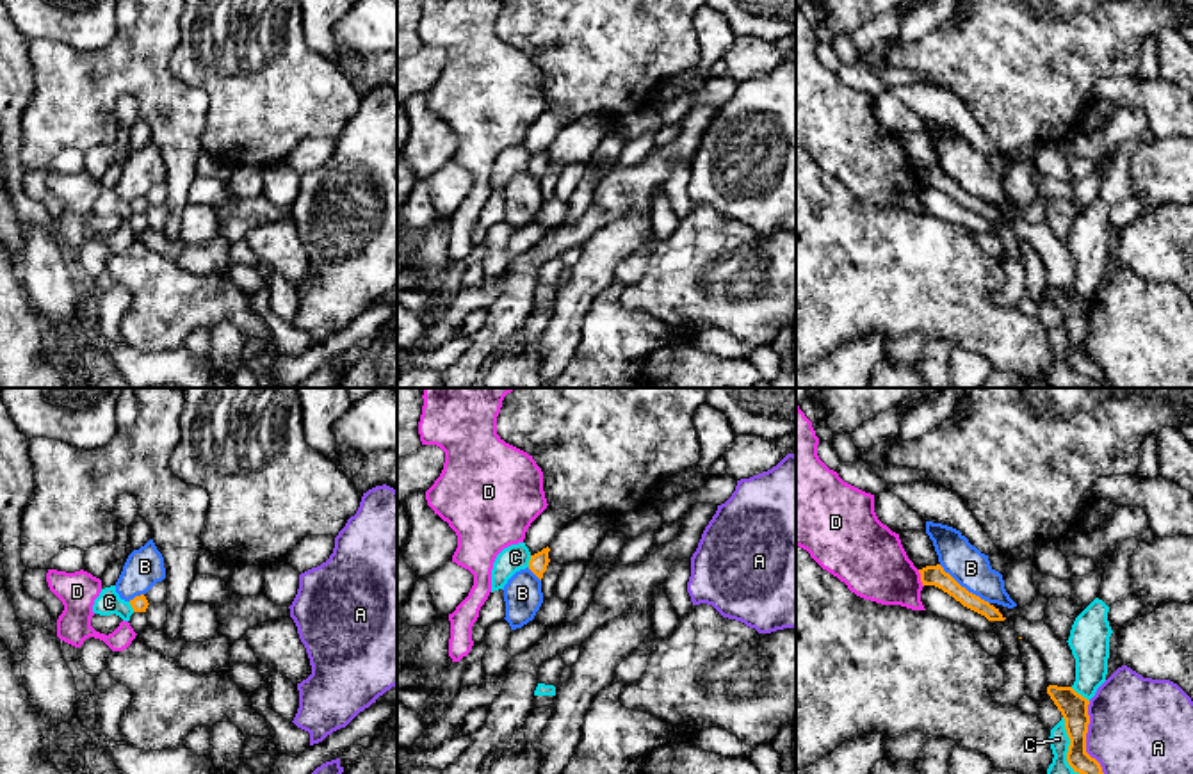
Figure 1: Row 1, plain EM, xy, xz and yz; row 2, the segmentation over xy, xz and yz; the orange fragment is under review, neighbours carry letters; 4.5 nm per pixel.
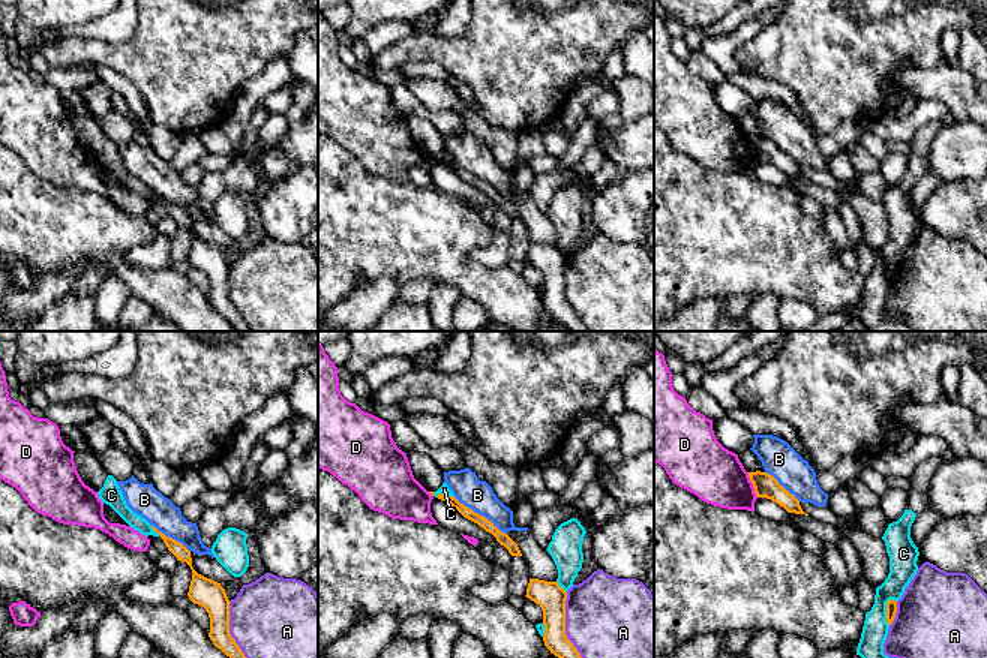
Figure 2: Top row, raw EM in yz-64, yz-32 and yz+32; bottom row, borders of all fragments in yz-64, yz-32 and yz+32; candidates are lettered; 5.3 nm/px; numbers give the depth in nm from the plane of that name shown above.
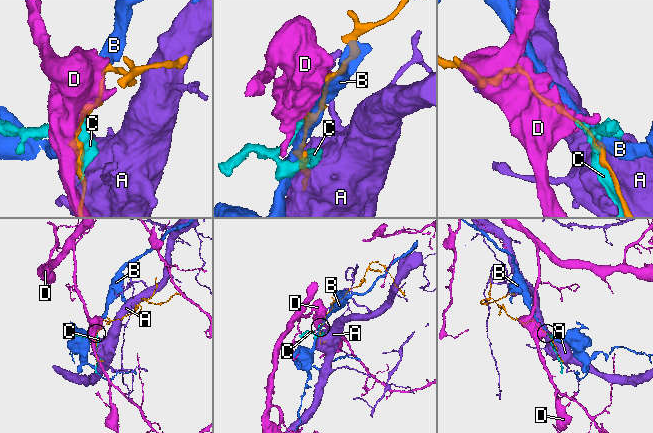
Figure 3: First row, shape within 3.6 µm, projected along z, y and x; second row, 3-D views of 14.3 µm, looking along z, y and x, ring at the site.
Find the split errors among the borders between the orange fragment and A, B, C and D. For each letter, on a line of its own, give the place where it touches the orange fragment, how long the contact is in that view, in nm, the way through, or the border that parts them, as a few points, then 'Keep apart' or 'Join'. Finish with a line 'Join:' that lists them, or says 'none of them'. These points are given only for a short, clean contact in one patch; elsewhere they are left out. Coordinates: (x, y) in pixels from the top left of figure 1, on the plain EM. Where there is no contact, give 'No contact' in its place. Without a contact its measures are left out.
A: Touches orange at yz (1085, 346). Shared border 400 nm. Keep apart
B: Touches orange at yz (964, 189). Shared border 300 nm. Keep apart
C: Touches orange at yz (1067, 358). Shared border 360 nm. Keep apart
D: Touches orange at yz (921, 180). Shared border 80 nm. Keep apart
Join: none of them

